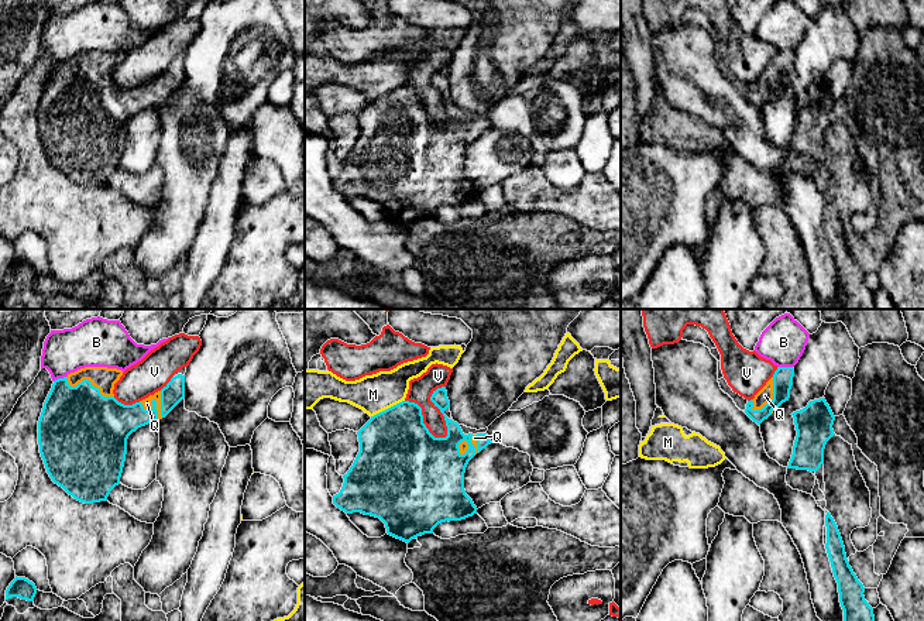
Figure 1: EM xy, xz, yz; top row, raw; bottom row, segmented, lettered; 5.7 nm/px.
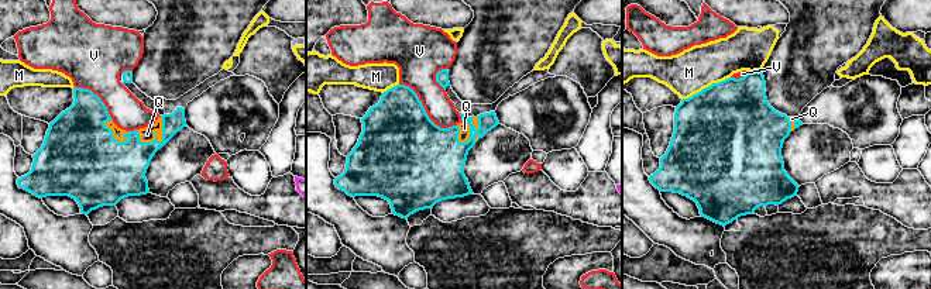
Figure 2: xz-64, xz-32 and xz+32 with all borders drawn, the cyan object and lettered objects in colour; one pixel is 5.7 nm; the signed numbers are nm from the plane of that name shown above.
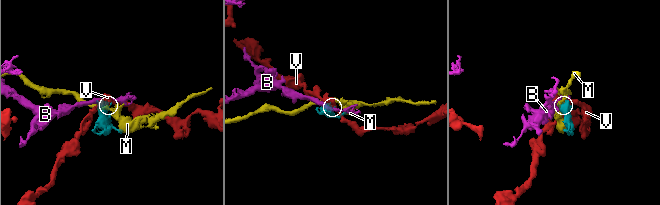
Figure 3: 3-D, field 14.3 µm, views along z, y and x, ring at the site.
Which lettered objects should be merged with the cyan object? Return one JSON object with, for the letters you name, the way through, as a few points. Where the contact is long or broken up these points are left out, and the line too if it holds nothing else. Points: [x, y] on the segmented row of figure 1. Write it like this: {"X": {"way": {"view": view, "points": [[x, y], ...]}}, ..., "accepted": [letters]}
{"accepted": ["Q"]}

